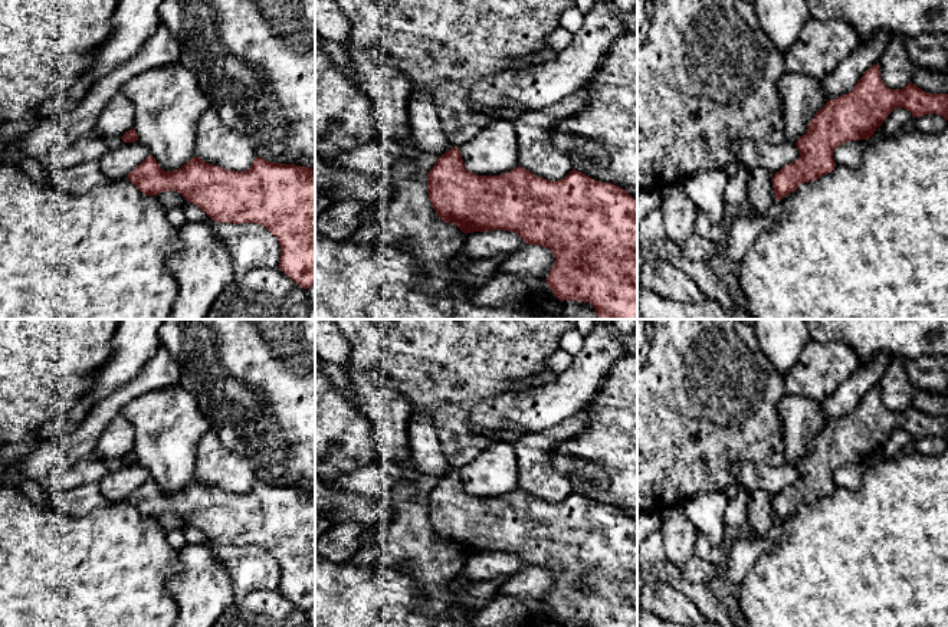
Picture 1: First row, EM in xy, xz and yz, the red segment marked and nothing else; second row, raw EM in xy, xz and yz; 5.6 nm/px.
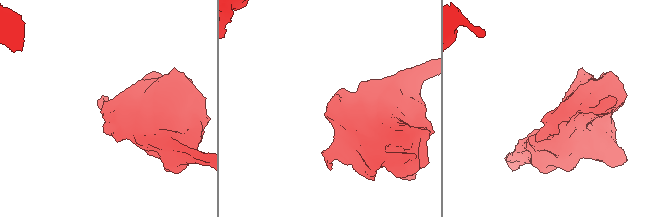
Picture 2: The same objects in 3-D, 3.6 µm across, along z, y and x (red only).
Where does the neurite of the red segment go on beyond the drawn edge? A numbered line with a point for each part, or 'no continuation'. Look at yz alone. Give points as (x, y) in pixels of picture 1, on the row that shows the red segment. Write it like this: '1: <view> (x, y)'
no continuation

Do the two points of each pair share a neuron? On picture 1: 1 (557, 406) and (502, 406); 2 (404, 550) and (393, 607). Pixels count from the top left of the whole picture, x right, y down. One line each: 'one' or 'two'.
1: one
2: two

